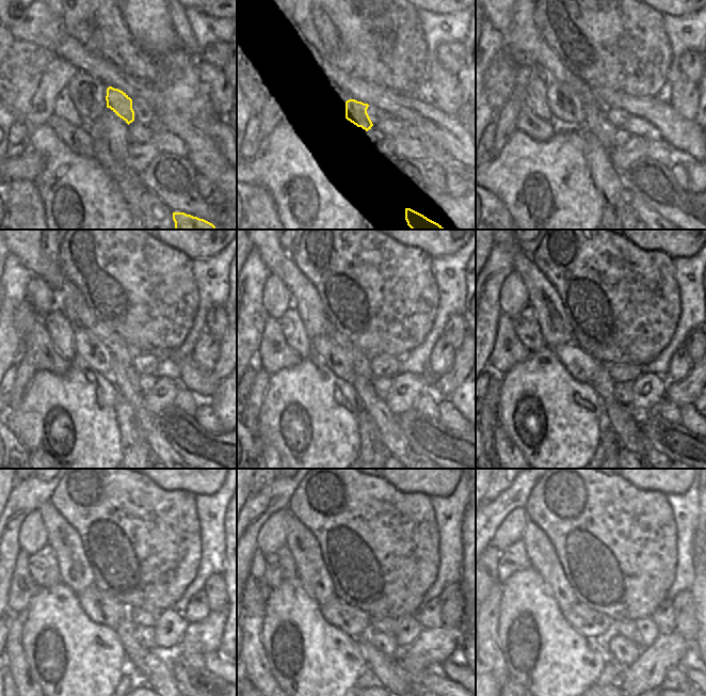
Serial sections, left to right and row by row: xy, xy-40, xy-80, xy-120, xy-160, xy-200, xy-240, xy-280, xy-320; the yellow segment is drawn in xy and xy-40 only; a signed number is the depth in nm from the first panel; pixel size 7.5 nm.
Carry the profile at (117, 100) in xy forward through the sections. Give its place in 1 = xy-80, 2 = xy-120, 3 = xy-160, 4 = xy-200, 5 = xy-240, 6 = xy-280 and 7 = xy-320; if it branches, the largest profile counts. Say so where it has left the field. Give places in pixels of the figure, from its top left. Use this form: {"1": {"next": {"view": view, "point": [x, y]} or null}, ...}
{"1": {"next": {"view": "xy-80", "point": [595, 122]}}, "2": {"next": {"view": "xy-120", "point": [124, 376]}}, "3": {"next": {"view": "xy-160", "point": [392, 437]}}, "4": {"next": {"view": "xy-200", "point": [618, 416]}}, "5": {"next": {"view": "xy-240", "point": [150, 669]}}, "6": {"next": {"view": "xy-280", "point": [389, 674]}}, "7": {"next": {"view": "xy-320", "point": [602, 644]}}}

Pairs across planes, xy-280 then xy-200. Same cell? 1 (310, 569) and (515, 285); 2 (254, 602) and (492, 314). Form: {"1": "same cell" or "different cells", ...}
{"1": "different cells", "2": "different cells"}

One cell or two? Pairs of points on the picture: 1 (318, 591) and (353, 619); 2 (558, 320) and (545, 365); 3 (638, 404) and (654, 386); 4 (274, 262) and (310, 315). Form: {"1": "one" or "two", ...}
{"1": "two", "2": "two", "3": "one", "4": "one"}

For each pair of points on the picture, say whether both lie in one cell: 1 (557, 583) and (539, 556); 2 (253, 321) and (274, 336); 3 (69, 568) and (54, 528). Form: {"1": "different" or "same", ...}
{"1": "same", "2": "different", "3": "same"}

